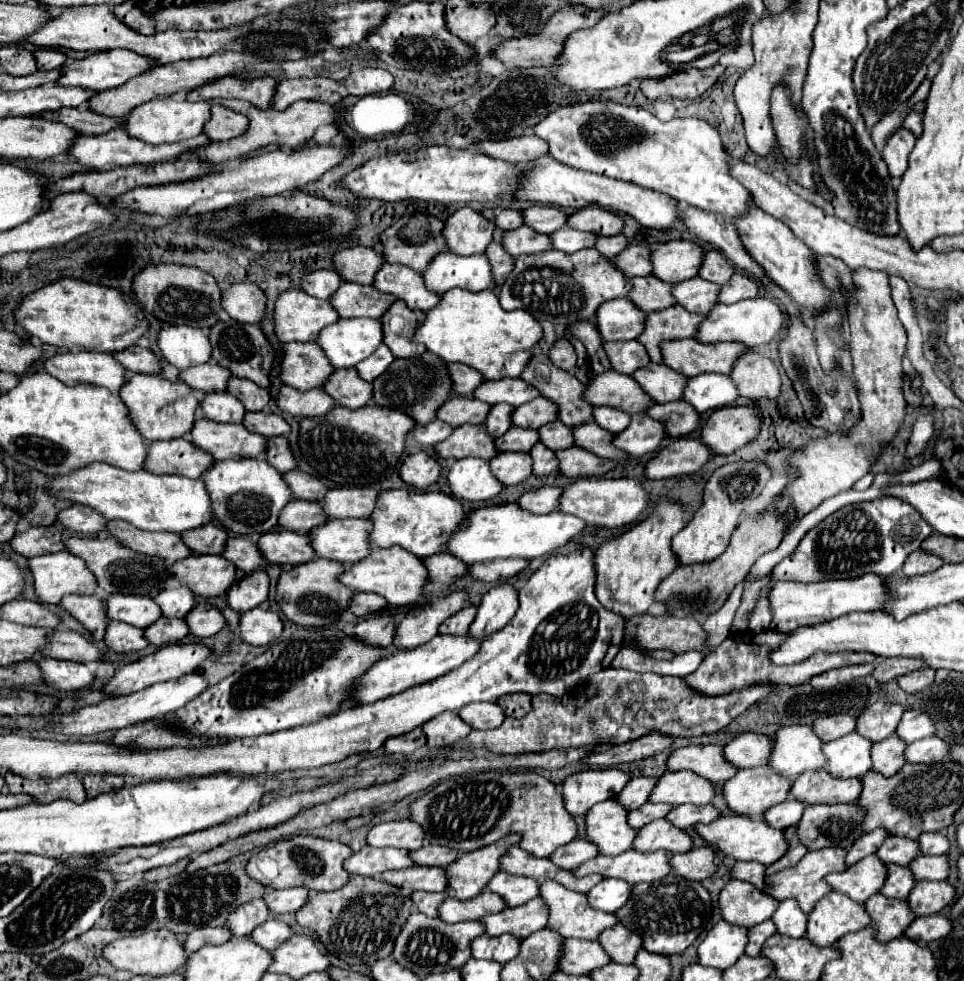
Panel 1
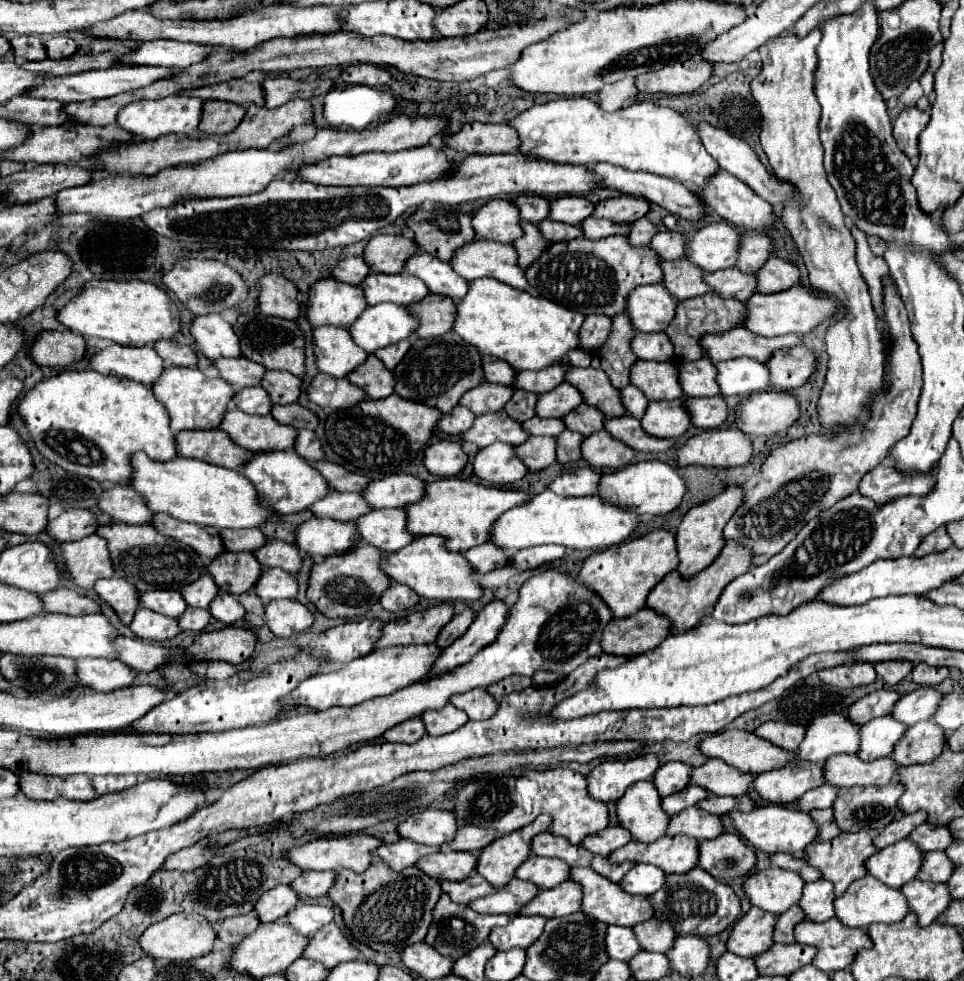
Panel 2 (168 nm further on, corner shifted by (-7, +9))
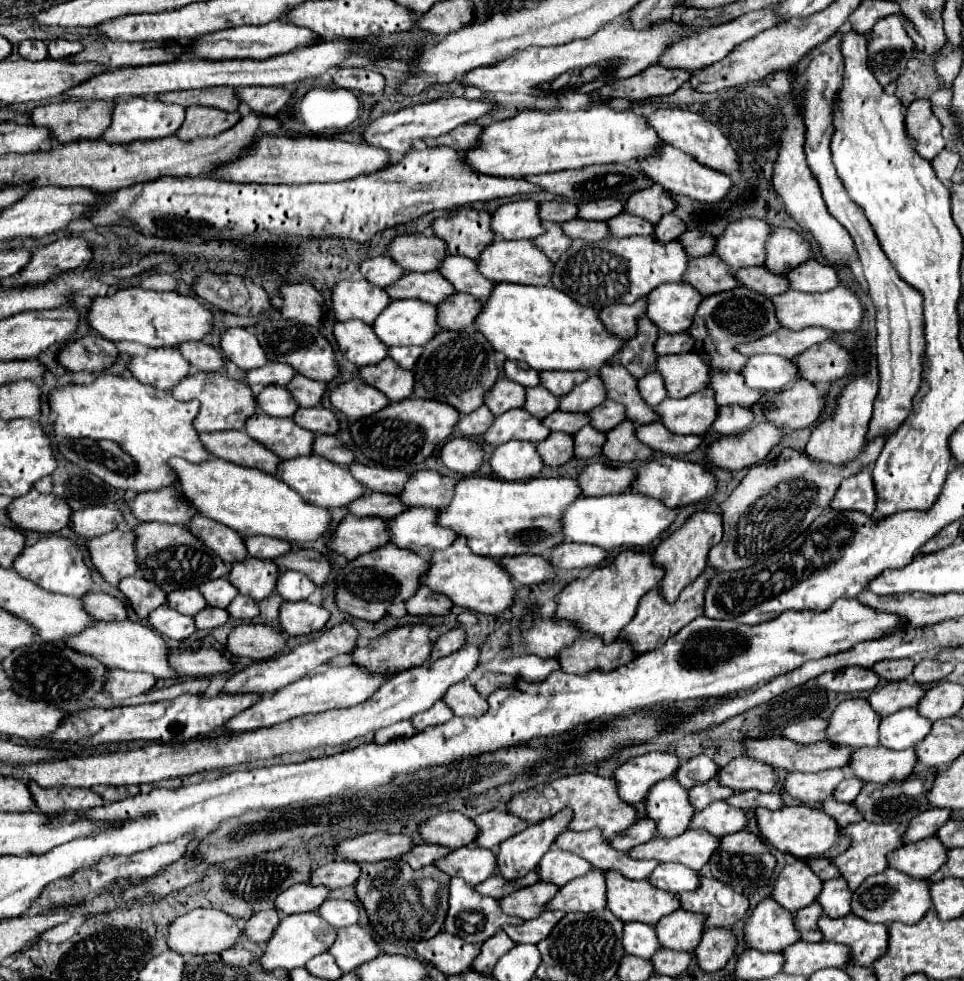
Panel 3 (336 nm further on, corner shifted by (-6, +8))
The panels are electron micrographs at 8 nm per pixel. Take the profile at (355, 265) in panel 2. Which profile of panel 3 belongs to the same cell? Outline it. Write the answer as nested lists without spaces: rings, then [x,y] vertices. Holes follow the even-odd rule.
[[[382,255],[382,257],[374,257],[374,259],[366,259],[360,265],[360,273],[378,287],[388,287],[392,283],[396,283],[400,279],[400,275],[404,275],[404,271],[392,261],[392,257]]]

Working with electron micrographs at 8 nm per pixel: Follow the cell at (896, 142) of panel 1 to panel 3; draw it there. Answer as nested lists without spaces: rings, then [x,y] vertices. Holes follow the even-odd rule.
[[[918,99],[910,103],[904,125],[908,129],[908,137],[914,137],[916,153],[920,153],[920,157],[930,161],[938,151],[944,149],[940,121],[934,117],[928,99]]]

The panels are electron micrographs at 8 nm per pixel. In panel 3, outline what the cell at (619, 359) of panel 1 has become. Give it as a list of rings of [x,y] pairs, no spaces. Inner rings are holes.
[[[660,333],[656,339],[656,355],[672,355],[672,353],[688,353],[694,345],[694,339],[688,333],[676,333],[676,335],[666,335]]]

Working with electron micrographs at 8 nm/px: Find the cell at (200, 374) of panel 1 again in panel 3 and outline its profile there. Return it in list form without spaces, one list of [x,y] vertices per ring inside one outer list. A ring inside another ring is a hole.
[[[268,363],[260,369],[250,369],[246,371],[246,377],[244,377],[244,383],[248,387],[252,385],[286,385],[292,377],[296,375],[296,371],[290,367],[290,365],[284,365],[284,363]]]

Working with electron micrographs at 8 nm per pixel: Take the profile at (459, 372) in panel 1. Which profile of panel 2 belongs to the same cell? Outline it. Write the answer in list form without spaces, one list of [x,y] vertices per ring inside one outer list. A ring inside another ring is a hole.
[[[483,356],[483,372],[485,372],[487,382],[497,382],[497,384],[505,384],[505,386],[515,384],[517,370],[511,364],[507,364],[505,360],[499,360],[493,356]]]

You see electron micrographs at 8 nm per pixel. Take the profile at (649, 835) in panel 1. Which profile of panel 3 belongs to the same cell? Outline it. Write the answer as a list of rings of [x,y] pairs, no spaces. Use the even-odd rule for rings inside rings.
[[[714,801],[702,811],[696,811],[688,829],[706,829],[714,837],[724,837],[742,831],[746,825],[746,813],[742,809],[732,809],[724,801]]]

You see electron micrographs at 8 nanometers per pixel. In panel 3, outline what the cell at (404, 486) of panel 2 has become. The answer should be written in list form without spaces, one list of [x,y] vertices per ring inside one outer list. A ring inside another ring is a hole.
[[[416,471],[410,475],[398,497],[408,507],[440,509],[450,503],[454,485],[456,479],[444,477],[438,471]]]

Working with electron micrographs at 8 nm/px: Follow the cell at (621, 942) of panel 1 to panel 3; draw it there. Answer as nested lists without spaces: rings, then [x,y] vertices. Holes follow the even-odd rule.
[[[678,909],[656,923],[656,935],[662,947],[674,951],[692,951],[704,931],[704,915]]]

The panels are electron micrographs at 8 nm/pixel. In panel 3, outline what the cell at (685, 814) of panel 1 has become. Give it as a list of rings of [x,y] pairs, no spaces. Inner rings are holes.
[[[740,791],[740,793],[734,793],[732,797],[728,797],[726,803],[736,809],[756,809],[758,807],[756,797],[758,797],[758,791]]]

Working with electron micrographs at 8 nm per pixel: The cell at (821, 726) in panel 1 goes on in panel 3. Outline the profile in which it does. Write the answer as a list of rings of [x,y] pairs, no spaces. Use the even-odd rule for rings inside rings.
[[[898,681],[898,683],[886,683],[882,689],[876,689],[870,693],[868,703],[880,717],[892,715],[904,707],[914,707],[920,697],[924,695],[924,689],[916,683],[908,681]]]

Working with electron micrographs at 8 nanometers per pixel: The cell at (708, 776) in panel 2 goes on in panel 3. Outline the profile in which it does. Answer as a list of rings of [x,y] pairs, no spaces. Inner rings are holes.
[[[738,757],[732,759],[726,767],[720,767],[716,773],[716,779],[720,785],[730,787],[732,791],[748,791],[756,789],[762,793],[772,791],[774,787],[774,769],[752,761],[748,757]]]

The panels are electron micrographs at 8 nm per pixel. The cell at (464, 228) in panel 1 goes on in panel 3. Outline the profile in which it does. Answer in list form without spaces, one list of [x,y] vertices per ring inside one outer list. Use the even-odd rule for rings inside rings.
[[[532,199],[510,201],[500,205],[490,221],[490,229],[496,239],[534,239],[544,233],[538,211],[538,203]]]

